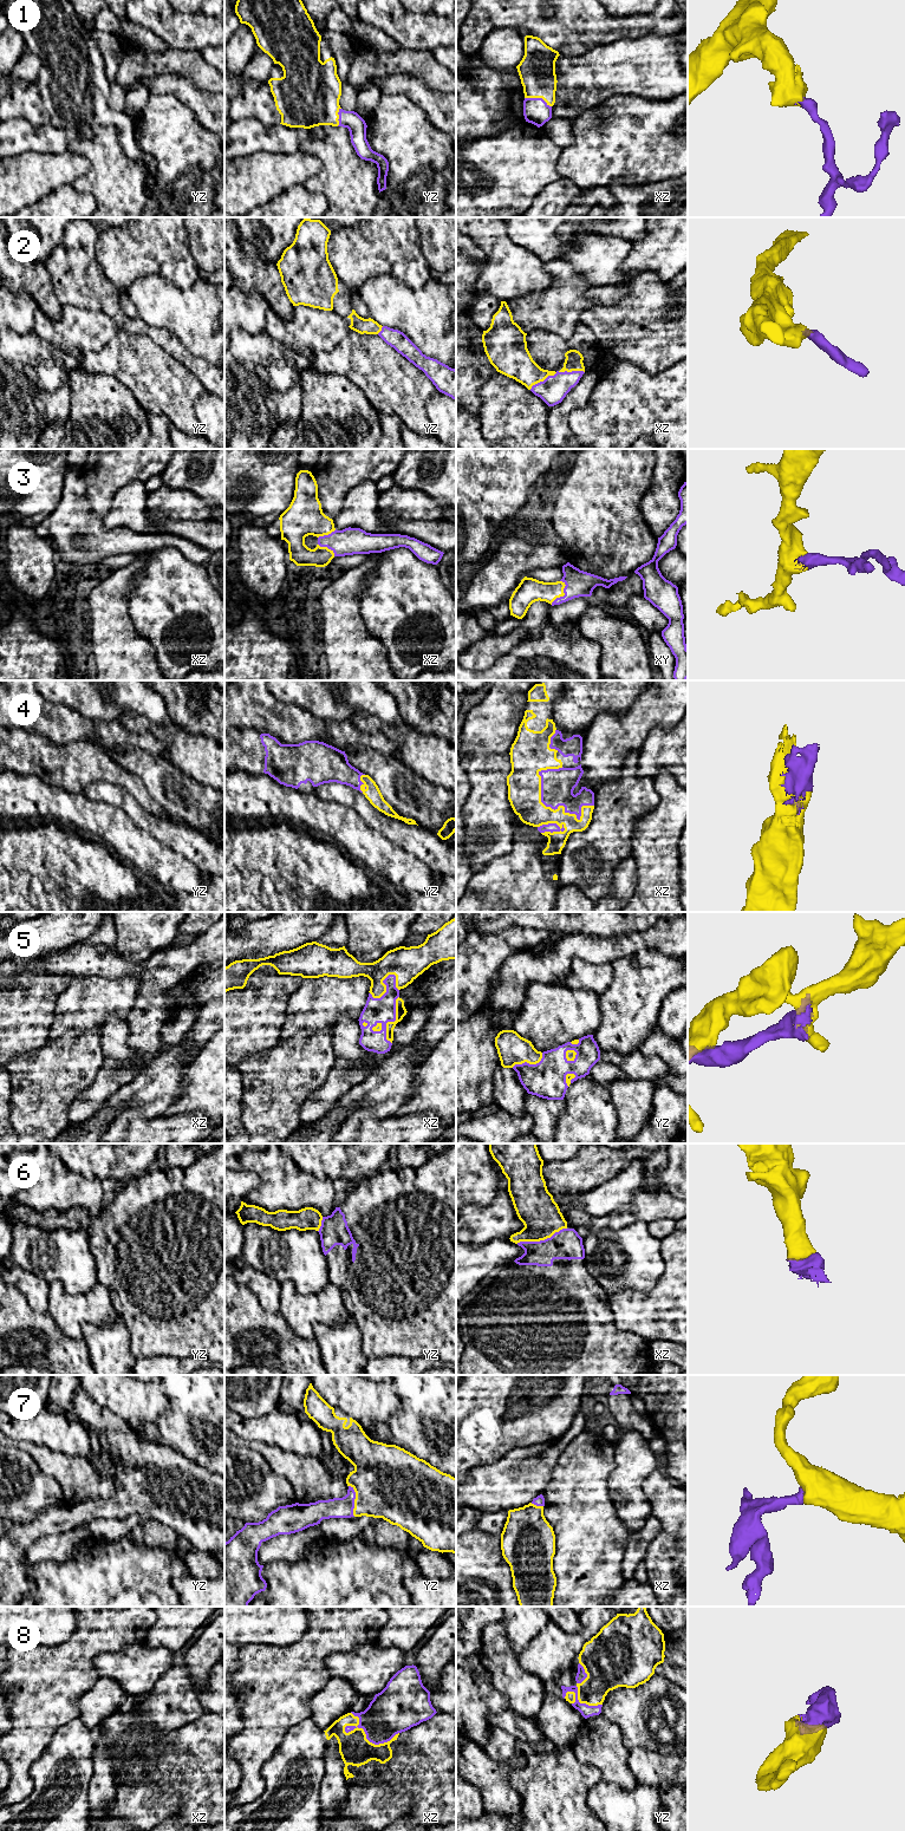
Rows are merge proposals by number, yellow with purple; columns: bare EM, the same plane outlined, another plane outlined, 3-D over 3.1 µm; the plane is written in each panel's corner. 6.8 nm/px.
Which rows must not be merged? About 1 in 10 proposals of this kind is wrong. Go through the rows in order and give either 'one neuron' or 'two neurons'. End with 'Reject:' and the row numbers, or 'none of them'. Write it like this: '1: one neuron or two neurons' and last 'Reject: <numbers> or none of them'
1: one neuron
2: one neuron
3: one neuron
4: one neuron
5: one neuron
6: one neuron
7: one neuron
8: one neuron
Reject: none of them

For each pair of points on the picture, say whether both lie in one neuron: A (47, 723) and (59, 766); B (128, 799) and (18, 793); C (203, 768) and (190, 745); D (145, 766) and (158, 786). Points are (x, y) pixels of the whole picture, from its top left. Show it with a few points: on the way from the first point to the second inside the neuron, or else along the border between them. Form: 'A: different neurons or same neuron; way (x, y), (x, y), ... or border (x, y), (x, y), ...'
A: different neurons; border (34, 732), (43, 736), (50, 743), (80, 741)
B: different neurons; border (79, 793), (89, 799), (111, 805)
C: same neuron; way (203, 762), (193, 751)
D: same neuron; way (150, 770), (158, 781)

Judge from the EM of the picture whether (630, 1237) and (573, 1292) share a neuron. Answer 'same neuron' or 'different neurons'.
different neurons

